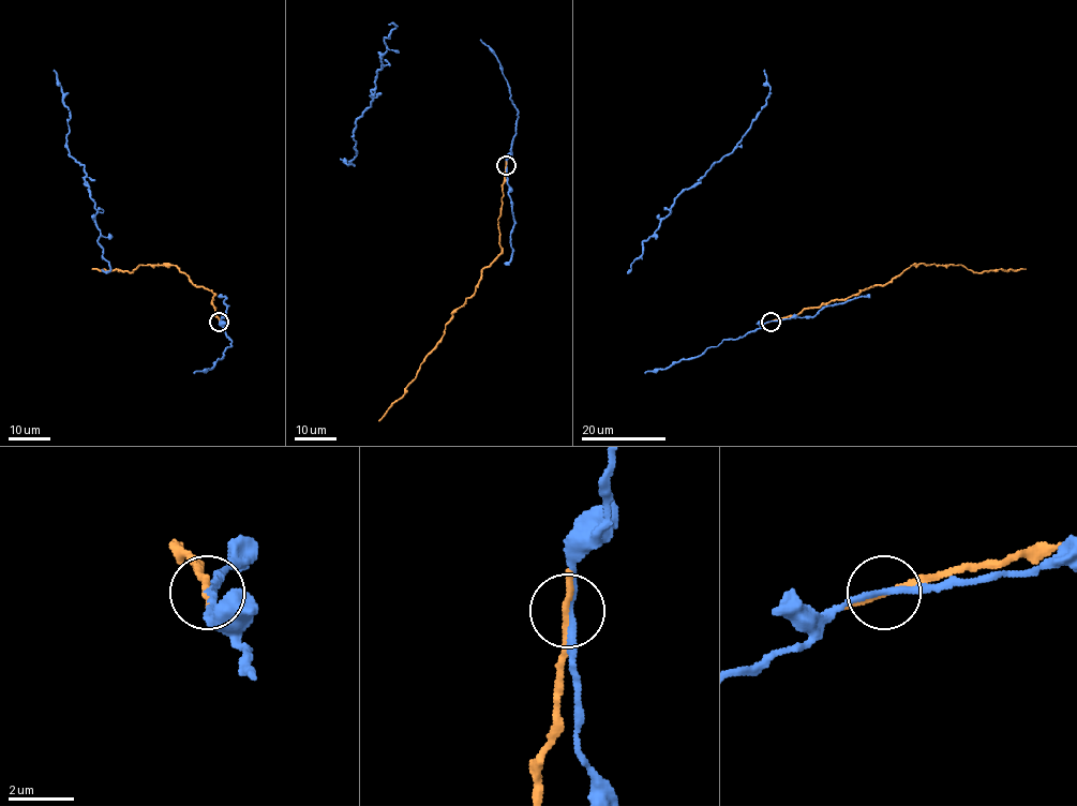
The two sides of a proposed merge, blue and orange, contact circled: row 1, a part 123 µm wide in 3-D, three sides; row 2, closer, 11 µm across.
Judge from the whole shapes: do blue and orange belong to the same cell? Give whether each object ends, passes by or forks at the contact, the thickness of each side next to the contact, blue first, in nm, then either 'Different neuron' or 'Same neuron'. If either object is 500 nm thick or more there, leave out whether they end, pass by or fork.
At the ring blue passes by. At the ring orange passes by. Thickness 190 nm (blue) against 170 nm. Different neuron

